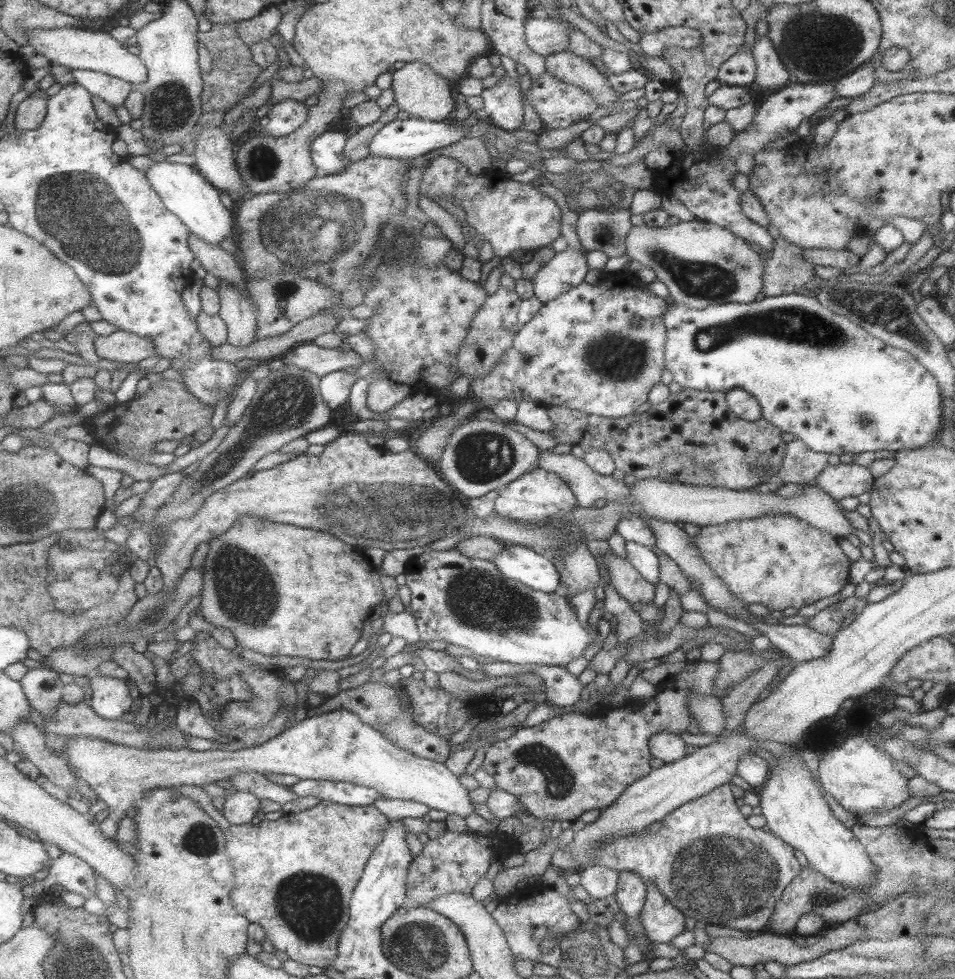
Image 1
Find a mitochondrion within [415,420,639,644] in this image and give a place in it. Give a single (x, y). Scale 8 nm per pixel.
(484, 455)

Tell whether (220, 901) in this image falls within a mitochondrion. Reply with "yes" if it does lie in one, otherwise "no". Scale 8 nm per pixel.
no

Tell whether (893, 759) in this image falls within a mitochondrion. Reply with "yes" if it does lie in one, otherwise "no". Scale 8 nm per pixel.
no

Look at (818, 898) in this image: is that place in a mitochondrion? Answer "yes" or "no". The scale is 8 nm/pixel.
yes

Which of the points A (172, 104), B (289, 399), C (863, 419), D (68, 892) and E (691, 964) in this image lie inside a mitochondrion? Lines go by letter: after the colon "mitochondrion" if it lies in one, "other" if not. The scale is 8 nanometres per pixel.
A: mitochondrion
B: mitochondrion
C: mitochondrion
D: other
E: other

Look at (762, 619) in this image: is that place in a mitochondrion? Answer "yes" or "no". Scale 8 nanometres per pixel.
no

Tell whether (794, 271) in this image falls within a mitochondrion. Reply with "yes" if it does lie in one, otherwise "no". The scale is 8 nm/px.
no

